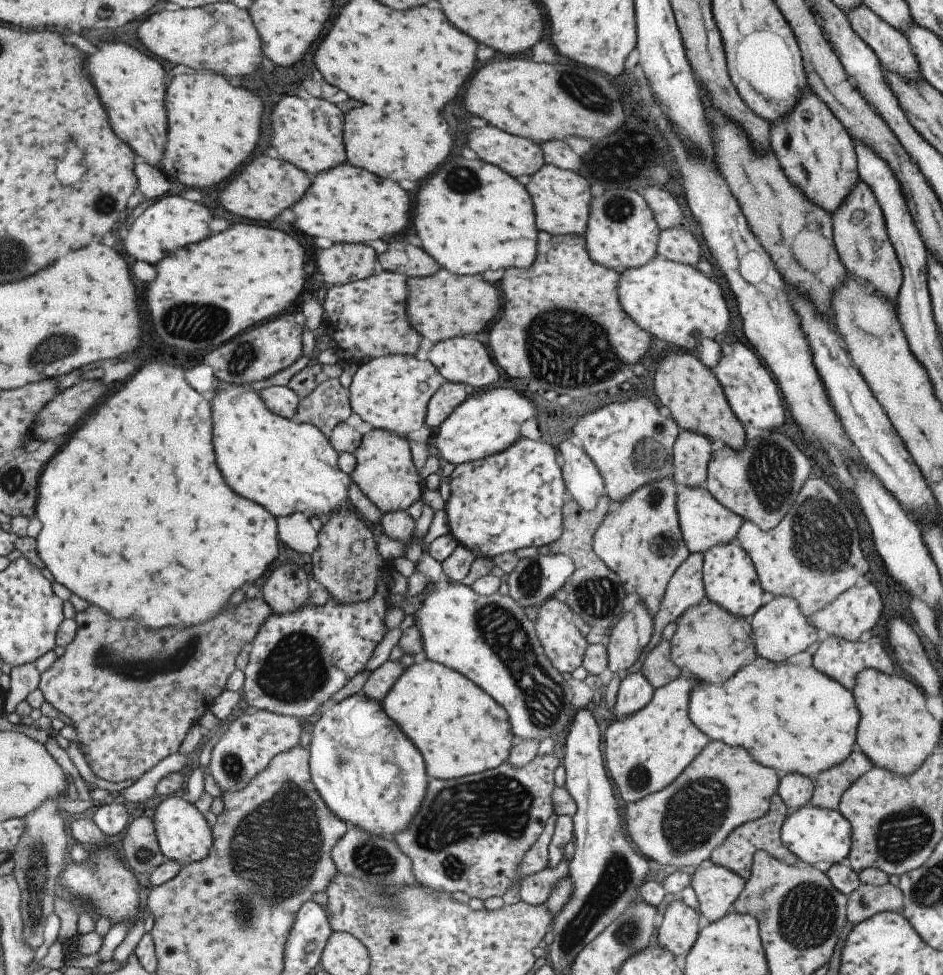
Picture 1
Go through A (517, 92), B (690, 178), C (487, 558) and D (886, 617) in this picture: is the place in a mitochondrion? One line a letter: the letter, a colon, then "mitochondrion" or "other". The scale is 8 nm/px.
A: other
B: other
C: other
D: other

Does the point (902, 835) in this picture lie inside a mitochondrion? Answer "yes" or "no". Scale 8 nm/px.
yes

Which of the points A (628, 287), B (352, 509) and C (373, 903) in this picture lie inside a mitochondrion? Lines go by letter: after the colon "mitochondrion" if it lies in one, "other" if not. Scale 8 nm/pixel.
A: other
B: other
C: mitochondrion

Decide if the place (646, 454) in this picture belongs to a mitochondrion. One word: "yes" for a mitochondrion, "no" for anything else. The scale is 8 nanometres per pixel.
yes

